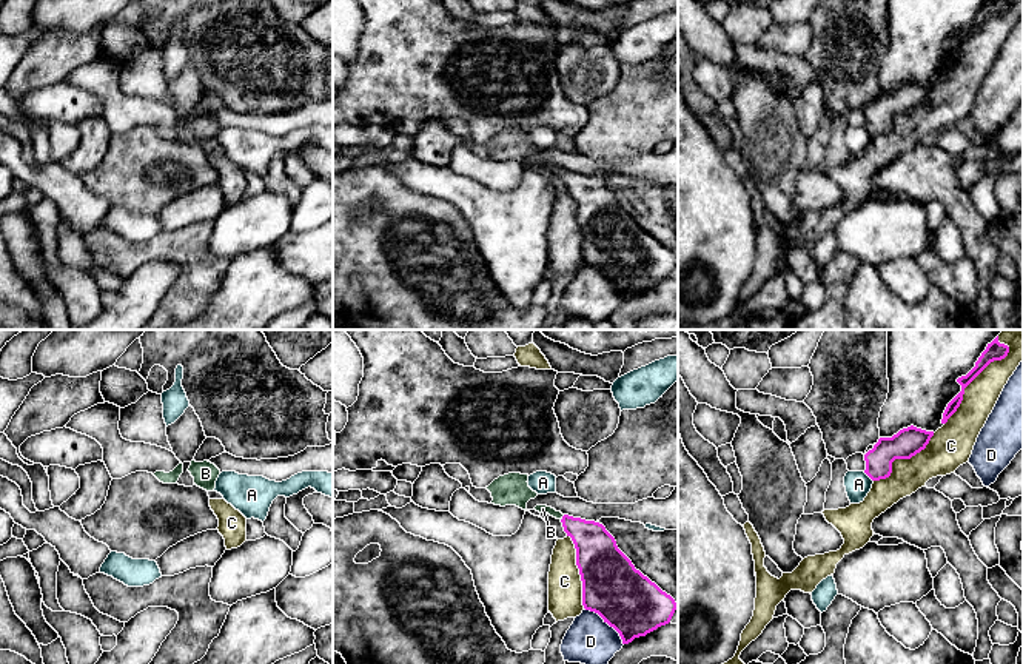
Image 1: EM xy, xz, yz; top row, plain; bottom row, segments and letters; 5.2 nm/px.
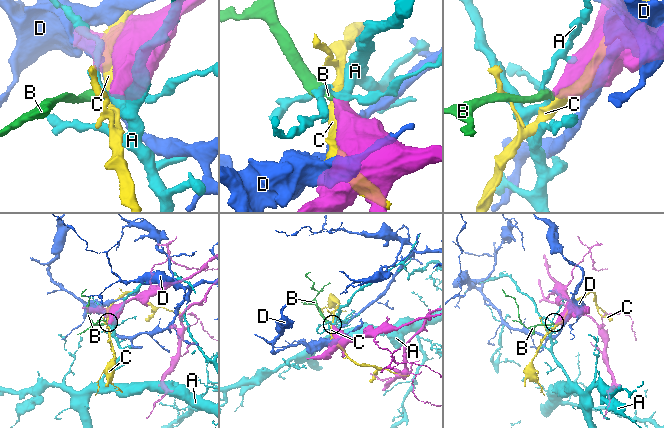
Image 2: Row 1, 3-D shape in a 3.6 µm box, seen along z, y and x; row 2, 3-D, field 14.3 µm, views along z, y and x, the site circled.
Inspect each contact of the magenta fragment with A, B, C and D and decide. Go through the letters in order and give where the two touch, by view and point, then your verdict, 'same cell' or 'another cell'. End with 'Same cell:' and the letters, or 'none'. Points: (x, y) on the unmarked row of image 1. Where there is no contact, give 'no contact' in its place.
A: yz (868, 130) | another cell
B: xz (563, 173) | same cell
C: yz (972, 34) | another cell
D: xz (607, 278) | another cell
Same cell: B

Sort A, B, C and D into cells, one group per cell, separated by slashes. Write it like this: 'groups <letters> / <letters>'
groups A / B / C / D

